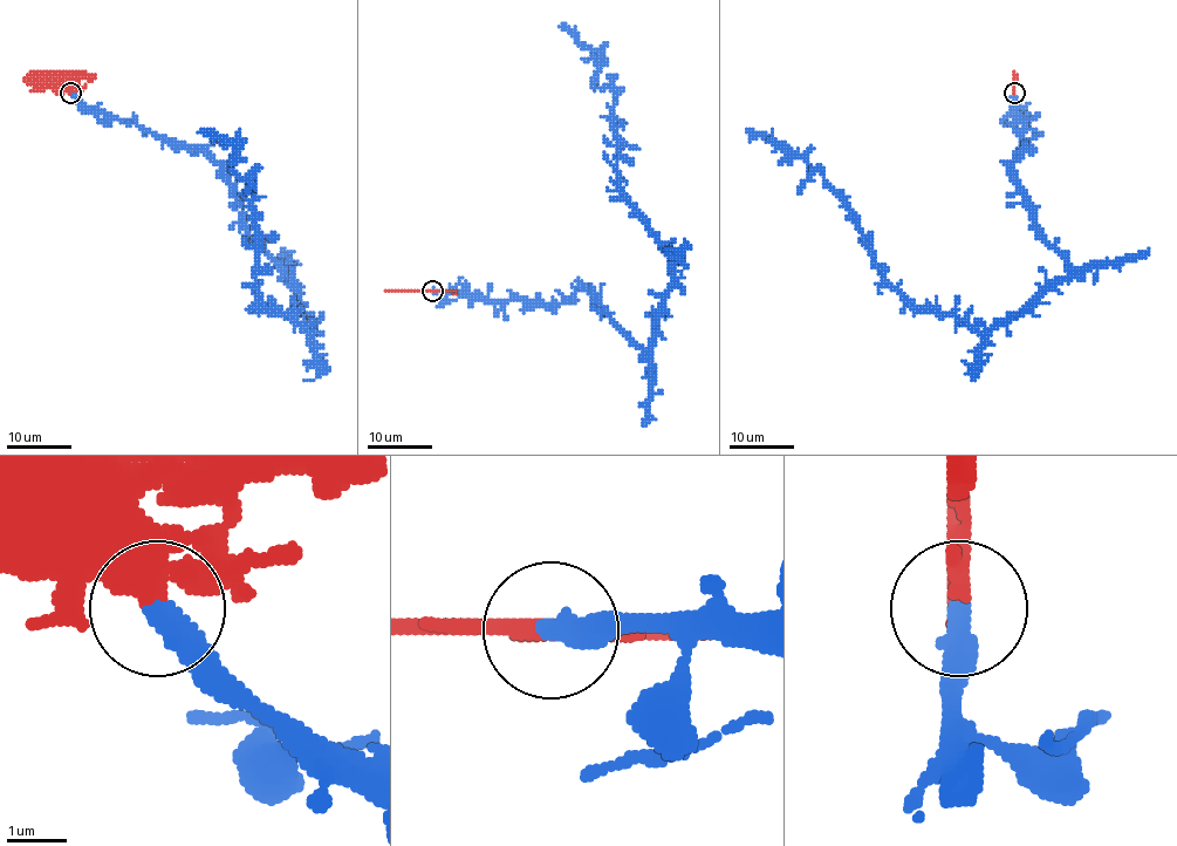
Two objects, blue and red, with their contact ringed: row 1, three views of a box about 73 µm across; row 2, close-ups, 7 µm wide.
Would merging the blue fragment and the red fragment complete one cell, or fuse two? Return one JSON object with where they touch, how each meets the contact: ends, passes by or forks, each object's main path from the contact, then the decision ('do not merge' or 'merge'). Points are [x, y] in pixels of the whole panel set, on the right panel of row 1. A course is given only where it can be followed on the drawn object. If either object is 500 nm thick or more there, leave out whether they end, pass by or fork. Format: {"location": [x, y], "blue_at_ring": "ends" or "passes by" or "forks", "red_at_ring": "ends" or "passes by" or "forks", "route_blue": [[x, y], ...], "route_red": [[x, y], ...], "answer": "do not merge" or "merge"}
{"location": [1014, 93], "blue_at_ring": "ends", "red_at_ring": "passes by", "route_blue": [[1014, 93], [1026, 147], [1013, 182], [1074, 270], [985, 333], [908, 304], [820, 171], [747, 128]], "route_red": [[1014, 93], [1013, 76]], "answer": "do not merge"}

